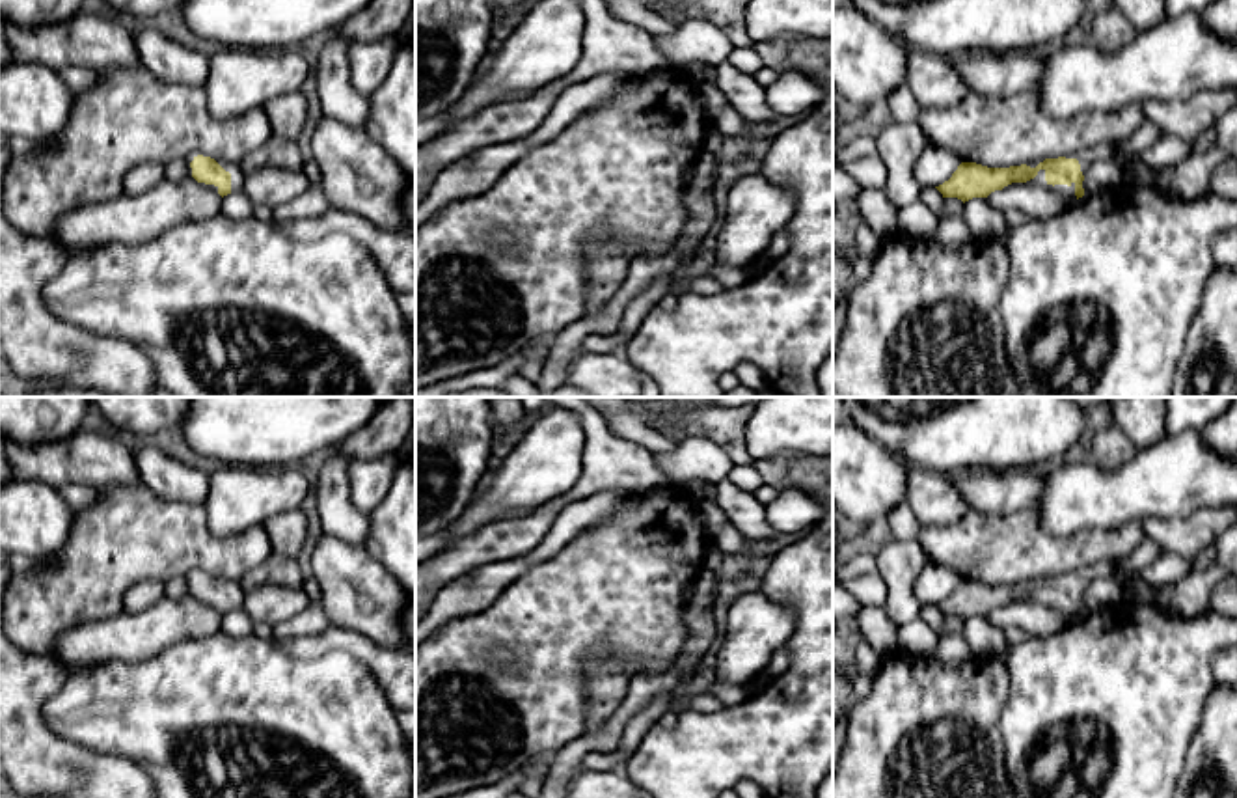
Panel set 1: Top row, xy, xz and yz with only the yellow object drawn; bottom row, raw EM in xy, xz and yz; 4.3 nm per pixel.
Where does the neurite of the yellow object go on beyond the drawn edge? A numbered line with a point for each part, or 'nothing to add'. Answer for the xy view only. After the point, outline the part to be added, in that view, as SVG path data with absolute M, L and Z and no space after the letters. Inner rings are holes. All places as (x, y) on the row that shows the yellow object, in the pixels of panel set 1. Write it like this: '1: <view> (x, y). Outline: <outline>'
1: xy (233, 168). Outline: M216 160L225 172L231 173L231 194L240 188L240 181L242 181L242 172L238 168L238 164L235 162L225 162L225 160Z

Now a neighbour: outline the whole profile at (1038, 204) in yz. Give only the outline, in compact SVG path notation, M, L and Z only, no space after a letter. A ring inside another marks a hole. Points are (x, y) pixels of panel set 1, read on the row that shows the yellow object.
M1012 183L1002 190L991 192L986 200L1000 213L1017 209L1032 220L1051 218L1069 205L1064 196L1030 183Z

